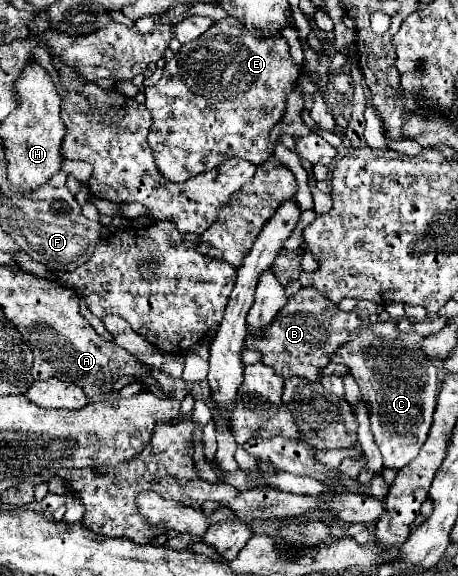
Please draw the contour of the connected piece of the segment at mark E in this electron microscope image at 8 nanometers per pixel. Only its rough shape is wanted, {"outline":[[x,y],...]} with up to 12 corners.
{"outline":[[234,17],[144,91],[148,145],[182,183],[264,163],[300,69]]}

